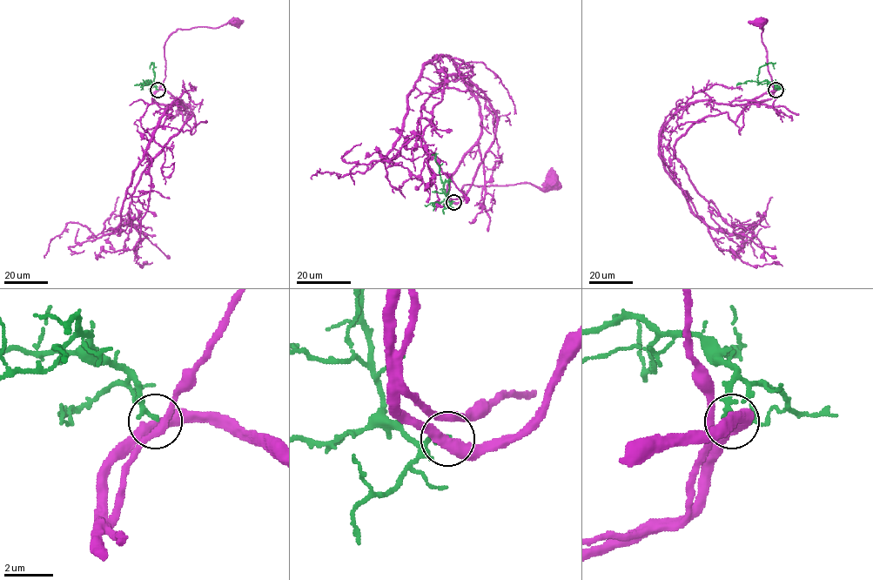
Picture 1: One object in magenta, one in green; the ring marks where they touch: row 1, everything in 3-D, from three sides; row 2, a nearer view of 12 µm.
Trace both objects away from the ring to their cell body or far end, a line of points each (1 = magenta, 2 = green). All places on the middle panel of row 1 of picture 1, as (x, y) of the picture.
1: (453, 201), (463, 196), (462, 187), (466, 185), (514, 185), (530, 182), (541, 188), (549, 185), (552, 181)
2: (453, 201), (450, 202), (445, 192), (444, 184), (450, 179), (449, 191), (444, 200)

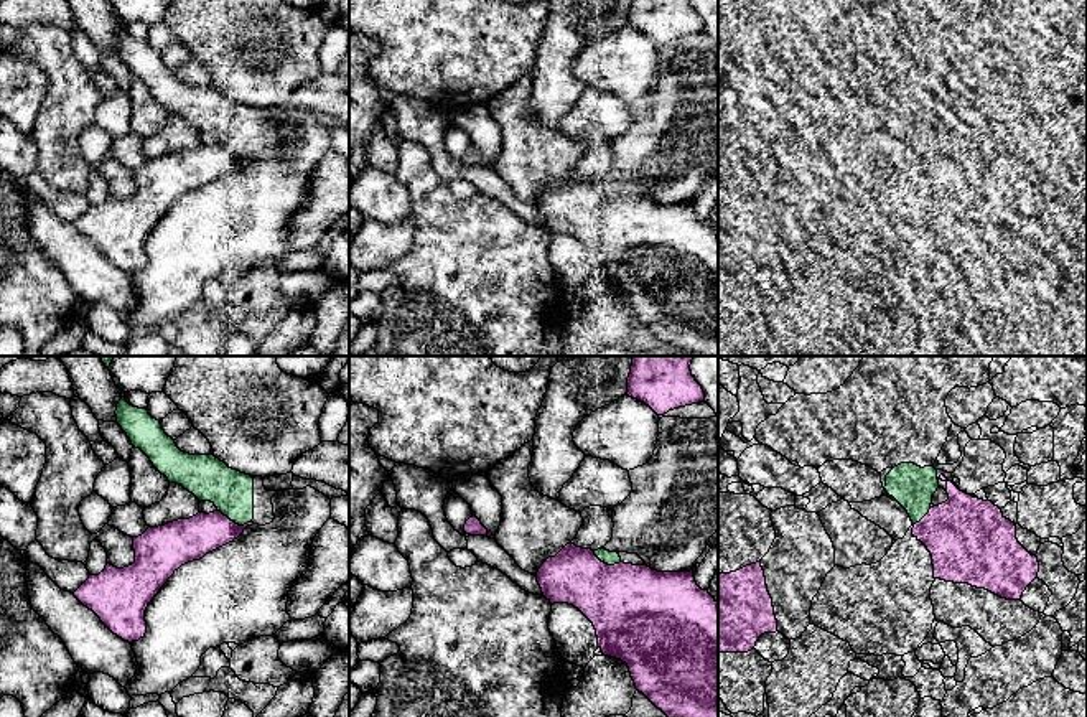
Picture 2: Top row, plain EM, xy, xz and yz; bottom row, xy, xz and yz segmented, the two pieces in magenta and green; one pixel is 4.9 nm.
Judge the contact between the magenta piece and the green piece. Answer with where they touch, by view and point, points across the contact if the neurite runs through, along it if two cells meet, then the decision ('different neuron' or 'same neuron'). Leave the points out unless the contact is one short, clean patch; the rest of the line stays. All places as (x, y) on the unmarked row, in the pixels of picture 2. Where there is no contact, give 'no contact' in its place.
meets magenta in xy at (233, 152); different neuron

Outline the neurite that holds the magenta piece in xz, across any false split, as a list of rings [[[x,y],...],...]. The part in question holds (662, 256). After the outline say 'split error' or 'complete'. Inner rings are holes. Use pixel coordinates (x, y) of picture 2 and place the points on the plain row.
[[[570,173],[535,208],[552,236],[573,236],[593,254],[601,284],[626,293],[636,320],[669,349],[718,356],[718,232],[697,216],[693,201],[608,196]]] | complete

